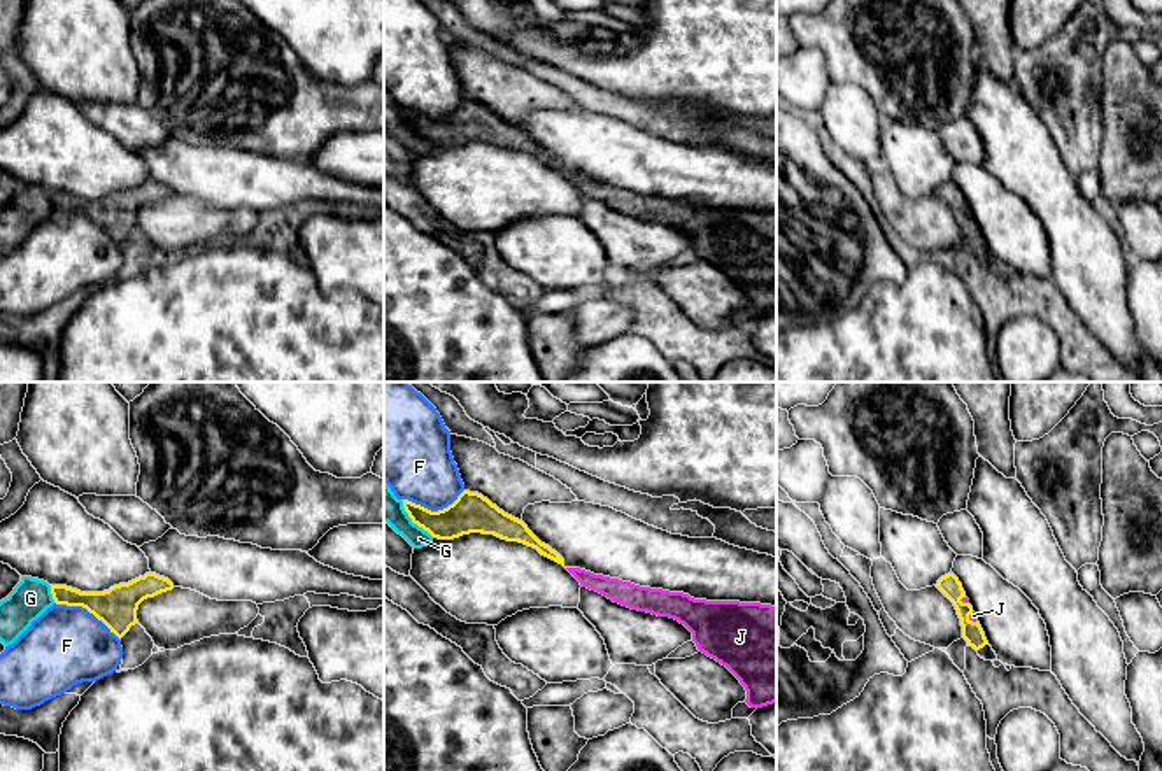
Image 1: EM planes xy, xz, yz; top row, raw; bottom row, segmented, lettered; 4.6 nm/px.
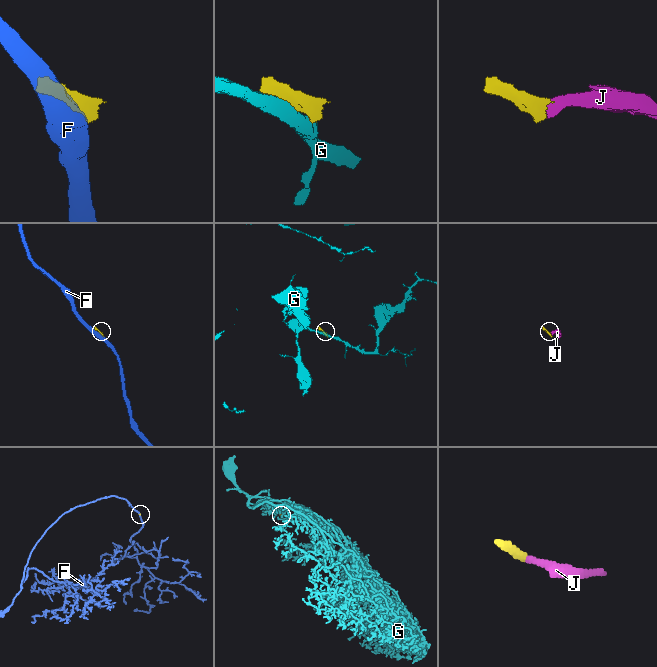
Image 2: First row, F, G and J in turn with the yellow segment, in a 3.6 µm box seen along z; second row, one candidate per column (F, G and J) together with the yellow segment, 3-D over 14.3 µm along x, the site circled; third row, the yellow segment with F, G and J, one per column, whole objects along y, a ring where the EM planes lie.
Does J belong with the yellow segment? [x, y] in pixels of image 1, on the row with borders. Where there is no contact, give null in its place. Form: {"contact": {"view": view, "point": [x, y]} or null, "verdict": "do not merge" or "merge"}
{"contact": {"view": "yz", "point": [968, 617]}, "verdict": "merge"}

